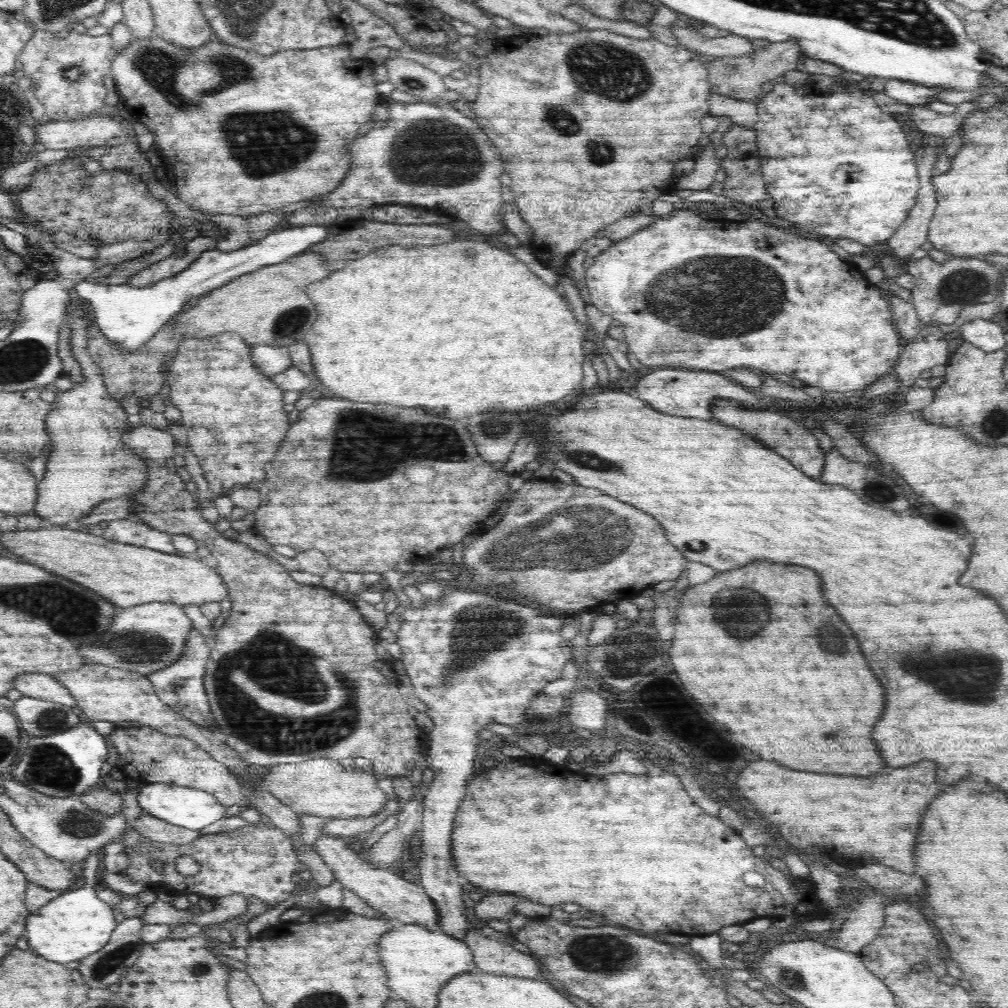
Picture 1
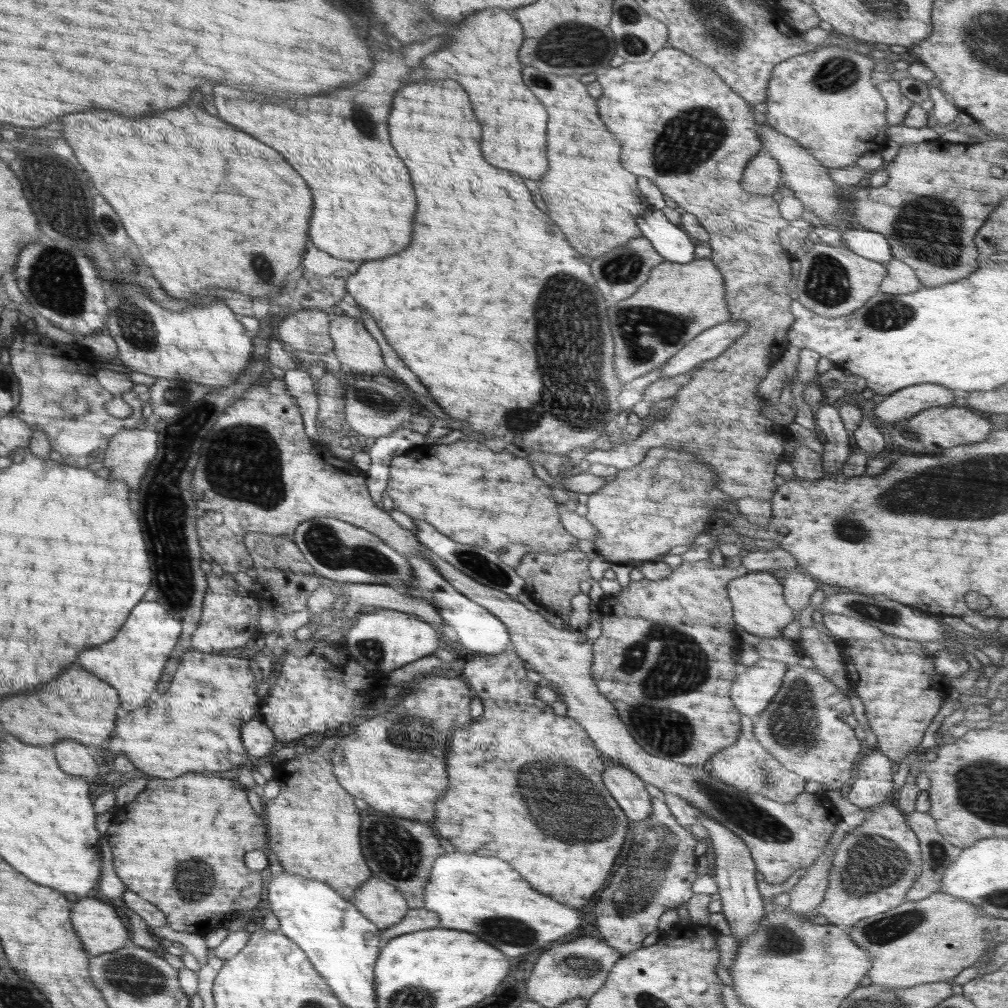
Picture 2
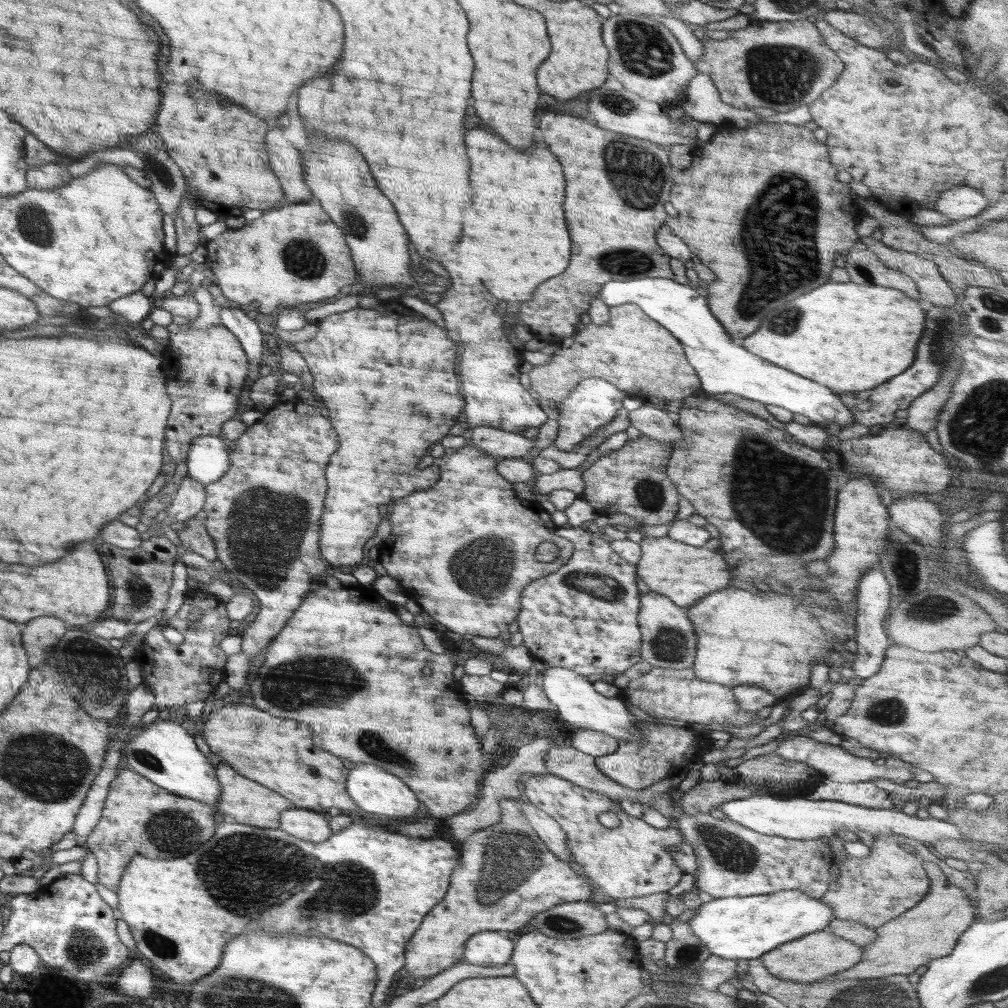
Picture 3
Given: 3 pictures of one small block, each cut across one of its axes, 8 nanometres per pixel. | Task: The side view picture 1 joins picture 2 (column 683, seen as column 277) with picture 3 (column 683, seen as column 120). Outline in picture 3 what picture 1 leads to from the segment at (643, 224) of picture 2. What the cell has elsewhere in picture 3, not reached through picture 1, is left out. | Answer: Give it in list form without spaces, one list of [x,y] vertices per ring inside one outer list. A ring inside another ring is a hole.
[[[636,278],[608,282],[602,286],[596,298],[609,307],[634,303],[649,318],[664,326],[682,343],[687,361],[696,371],[702,390],[708,395],[733,393],[764,405],[782,406],[824,427],[831,422],[844,427],[855,422],[852,413],[840,401],[839,394],[752,354],[742,346],[742,342],[728,336],[722,324],[712,316],[707,298],[699,296],[695,289],[692,285],[678,284],[674,279]]]

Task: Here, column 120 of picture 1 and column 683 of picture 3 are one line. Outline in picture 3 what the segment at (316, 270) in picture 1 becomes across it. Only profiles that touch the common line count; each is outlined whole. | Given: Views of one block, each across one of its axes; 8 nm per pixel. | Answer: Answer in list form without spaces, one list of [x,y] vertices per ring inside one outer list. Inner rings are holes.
[[[634,303],[609,307],[609,314],[608,323],[581,326],[570,347],[561,347],[548,363],[534,366],[529,376],[531,389],[543,399],[552,400],[557,407],[587,378],[607,380],[643,402],[650,397],[664,402],[692,399],[701,382],[687,361],[682,343]]]

